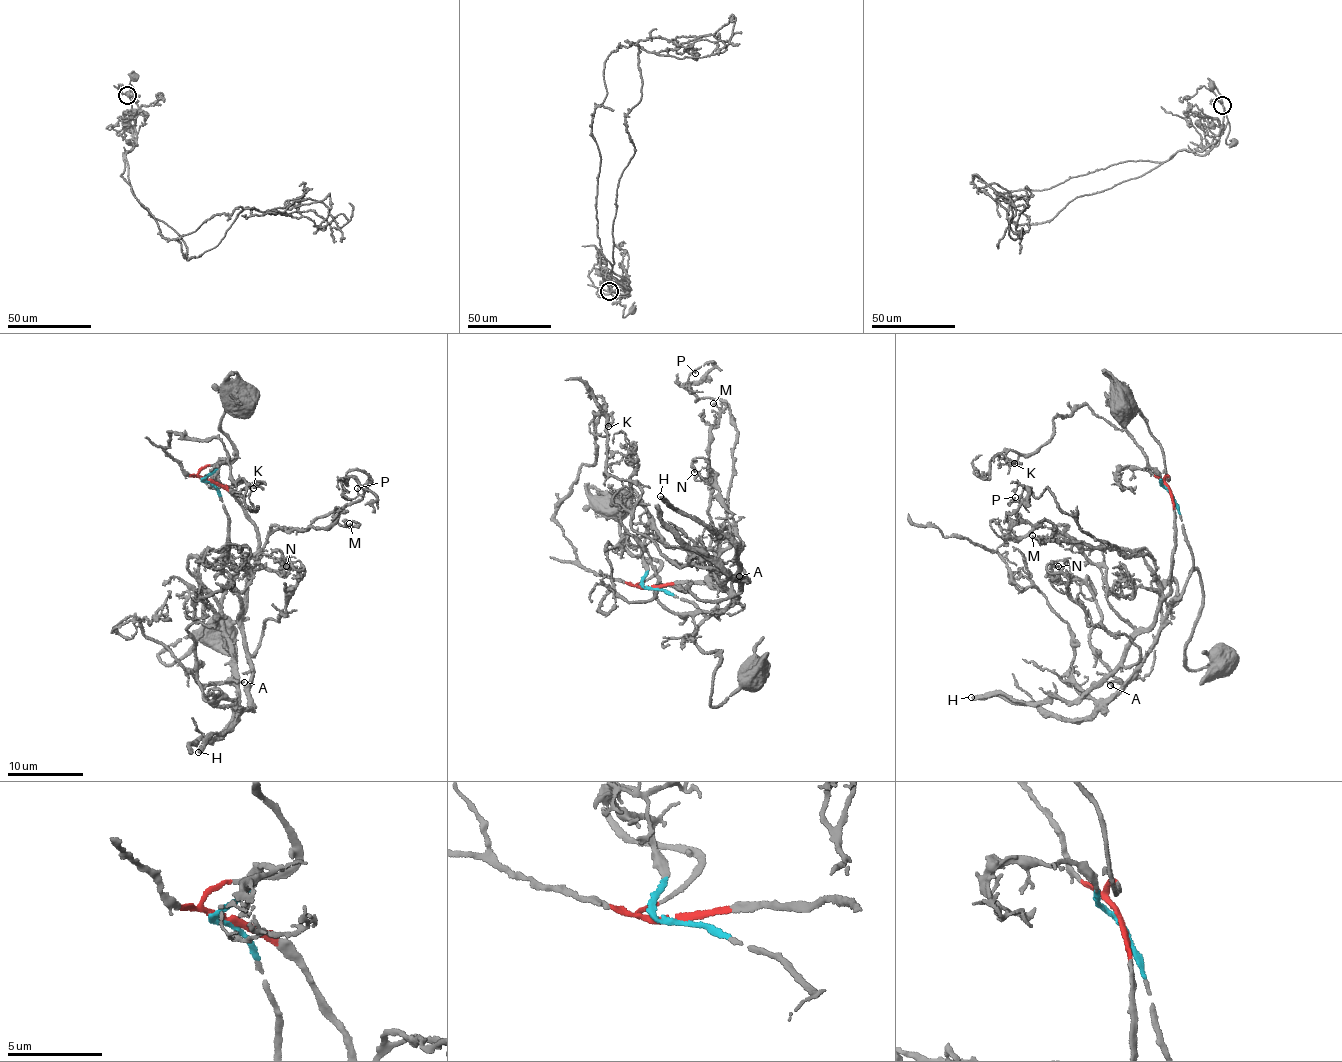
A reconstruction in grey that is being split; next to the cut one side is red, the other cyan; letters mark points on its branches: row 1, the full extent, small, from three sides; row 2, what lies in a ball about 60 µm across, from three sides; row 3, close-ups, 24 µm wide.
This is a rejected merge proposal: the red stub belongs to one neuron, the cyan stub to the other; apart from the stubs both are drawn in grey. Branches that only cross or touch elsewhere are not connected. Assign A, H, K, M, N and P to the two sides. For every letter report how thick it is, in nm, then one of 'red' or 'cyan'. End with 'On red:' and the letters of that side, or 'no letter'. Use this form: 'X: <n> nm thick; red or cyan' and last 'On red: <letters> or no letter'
A: 170 nm thick; cyan
H: 280 nm thick; red
K: 200 nm thick; red
M: 180 nm thick; red
N: 200 nm thick; red
P: 90 nm thick; red
On red: H, K, M, N, P

